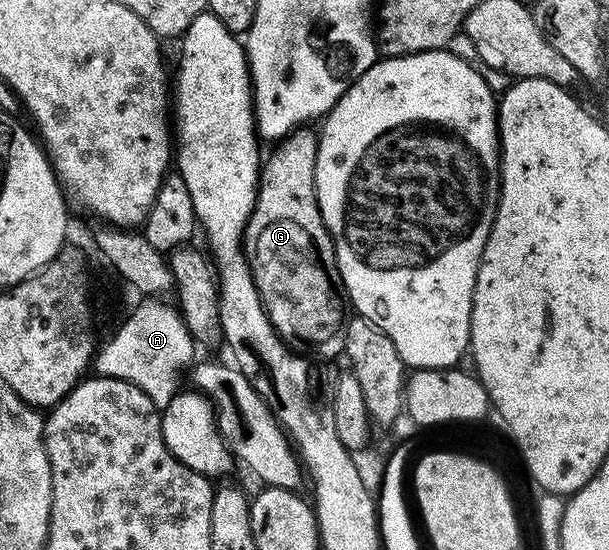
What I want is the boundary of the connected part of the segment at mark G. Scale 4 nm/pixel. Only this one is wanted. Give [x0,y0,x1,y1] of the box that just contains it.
[244,130,346,340]

